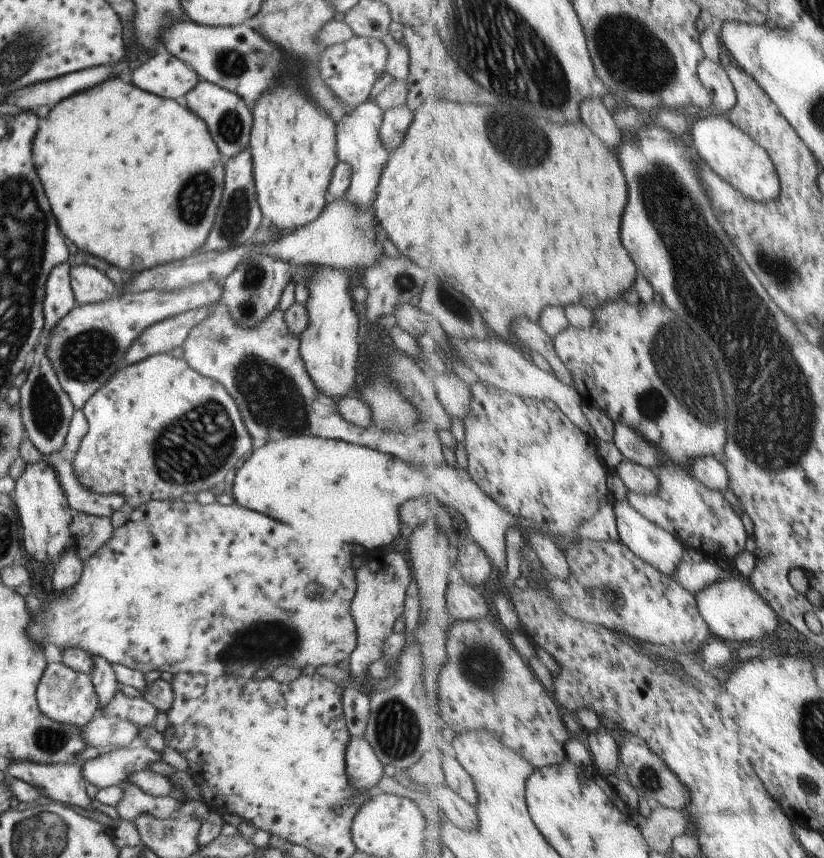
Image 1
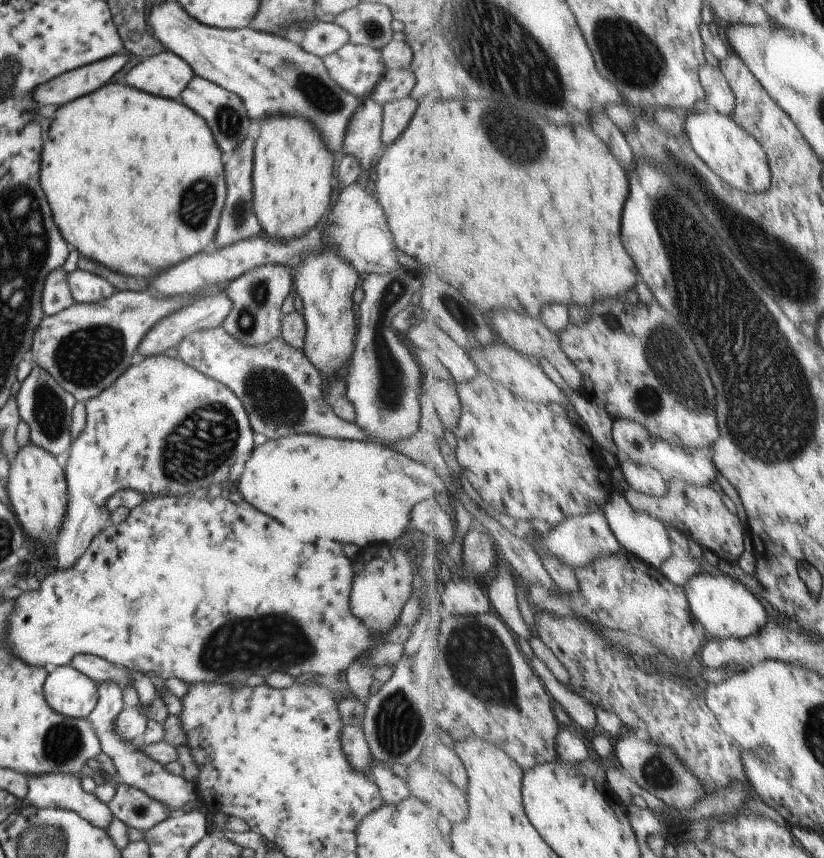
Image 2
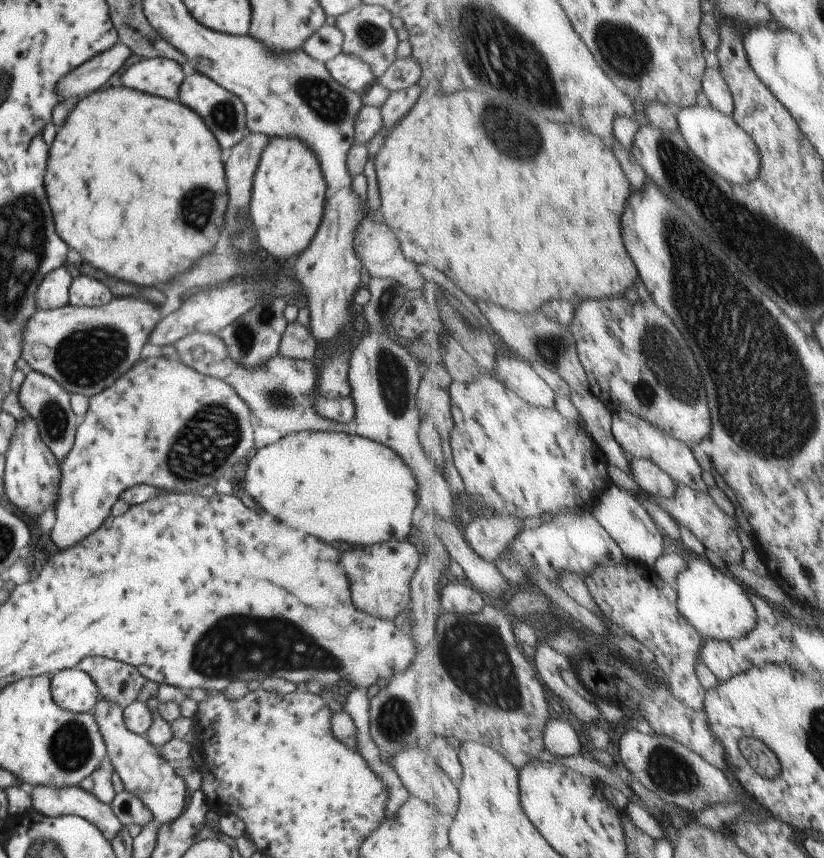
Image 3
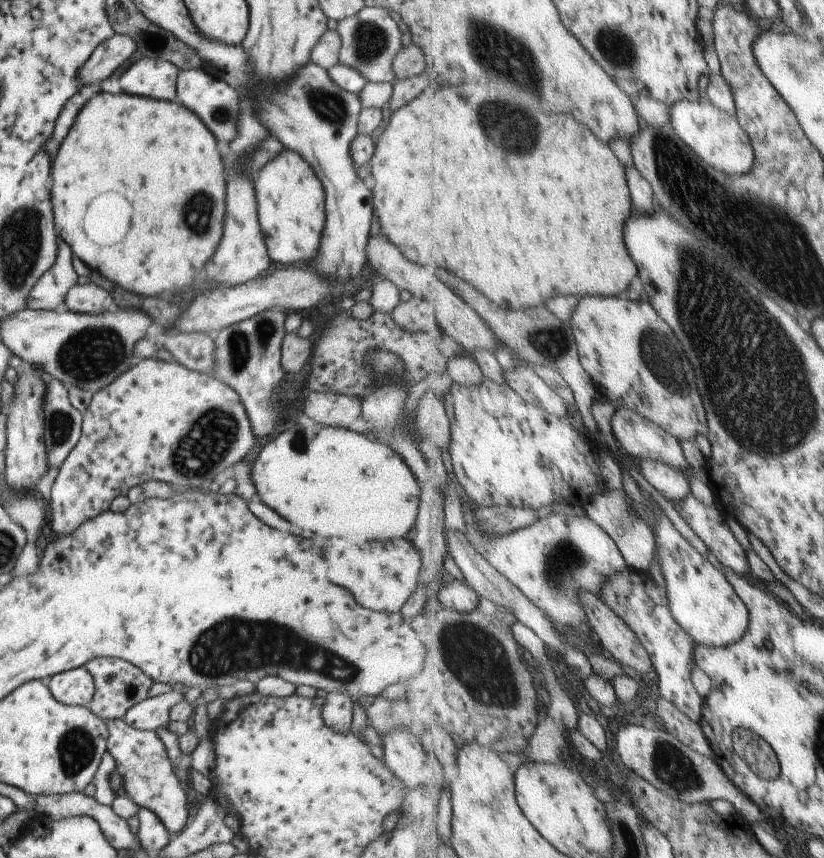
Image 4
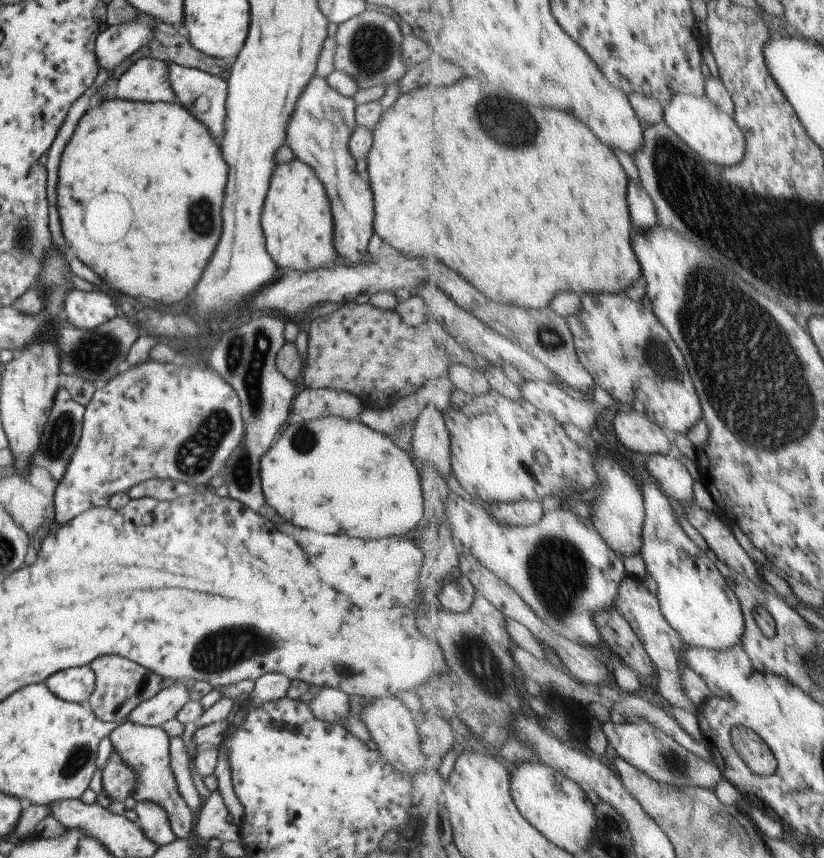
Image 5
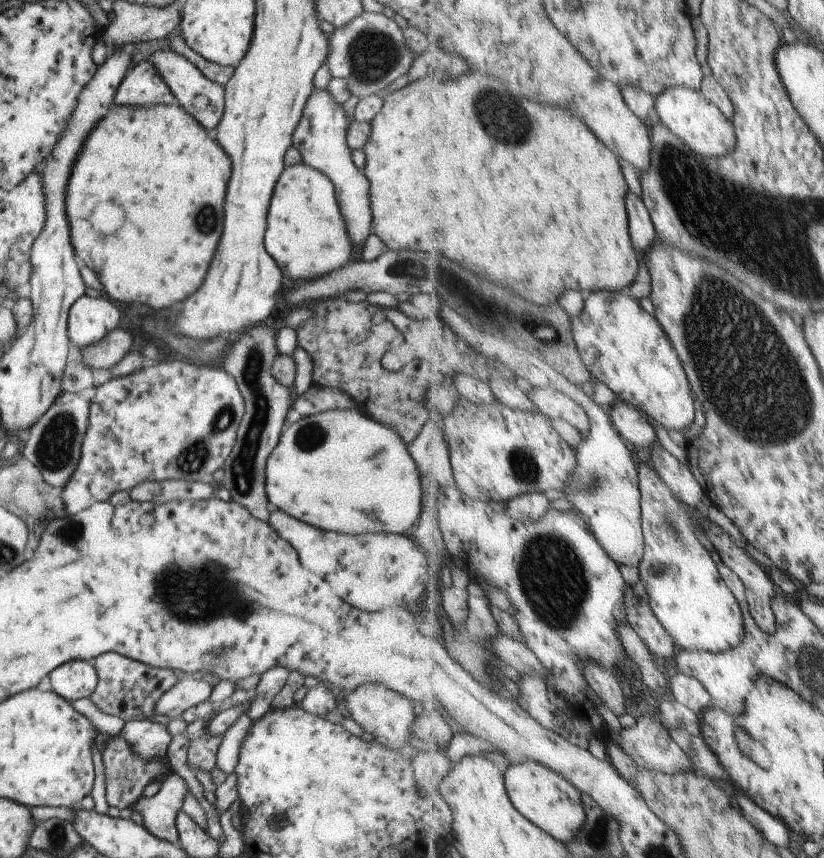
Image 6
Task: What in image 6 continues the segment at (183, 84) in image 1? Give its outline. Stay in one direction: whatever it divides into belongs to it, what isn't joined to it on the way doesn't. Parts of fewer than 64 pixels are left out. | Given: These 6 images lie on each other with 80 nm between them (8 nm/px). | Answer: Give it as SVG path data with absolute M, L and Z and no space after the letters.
M147 59L135 63L135 66L126 70L115 89L113 100L113 103L120 107L178 104L156 68Z

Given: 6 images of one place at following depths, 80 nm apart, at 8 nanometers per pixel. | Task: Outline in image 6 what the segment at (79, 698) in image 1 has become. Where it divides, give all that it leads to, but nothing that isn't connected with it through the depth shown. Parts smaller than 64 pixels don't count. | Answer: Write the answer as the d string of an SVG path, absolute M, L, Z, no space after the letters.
M71 661L49 674L51 690L66 701L90 698L97 682L97 675L91 661Z

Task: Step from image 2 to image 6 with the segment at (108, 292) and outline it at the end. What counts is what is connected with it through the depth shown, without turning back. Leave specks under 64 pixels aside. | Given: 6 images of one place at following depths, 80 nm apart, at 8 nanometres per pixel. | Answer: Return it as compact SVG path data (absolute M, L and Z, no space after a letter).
M83 293L68 310L66 320L66 333L72 350L84 349L88 344L100 341L111 329L114 329L119 322L119 312L108 297L95 298Z

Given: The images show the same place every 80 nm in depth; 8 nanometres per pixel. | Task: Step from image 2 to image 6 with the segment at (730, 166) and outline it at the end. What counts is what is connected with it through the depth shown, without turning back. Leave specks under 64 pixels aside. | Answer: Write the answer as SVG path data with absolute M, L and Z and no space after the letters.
M684 86L668 88L656 100L655 119L665 123L685 144L706 157L727 157L738 146L736 126L702 91Z

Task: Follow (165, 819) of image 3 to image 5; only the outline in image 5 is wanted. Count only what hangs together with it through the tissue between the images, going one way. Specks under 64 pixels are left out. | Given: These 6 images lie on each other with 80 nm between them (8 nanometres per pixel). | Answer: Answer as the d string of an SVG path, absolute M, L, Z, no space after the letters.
M127 721L117 724L108 736L113 750L121 756L125 766L129 766L137 776L132 798L135 801L147 800L161 806L161 810L165 810L173 836L187 838L193 832L195 822L192 820L192 812L185 806L175 788L176 784L170 768L169 737L165 730L160 726L141 726Z

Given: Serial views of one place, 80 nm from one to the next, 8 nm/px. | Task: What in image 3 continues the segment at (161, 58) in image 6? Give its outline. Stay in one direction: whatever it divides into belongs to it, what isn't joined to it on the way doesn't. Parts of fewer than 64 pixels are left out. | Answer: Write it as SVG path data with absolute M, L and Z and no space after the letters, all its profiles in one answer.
M193 71L187 72L187 76L179 85L177 101L201 117L201 120L215 137L221 150L231 148L234 144L243 140L250 132L246 125L244 104L232 92L221 88L204 74Z

